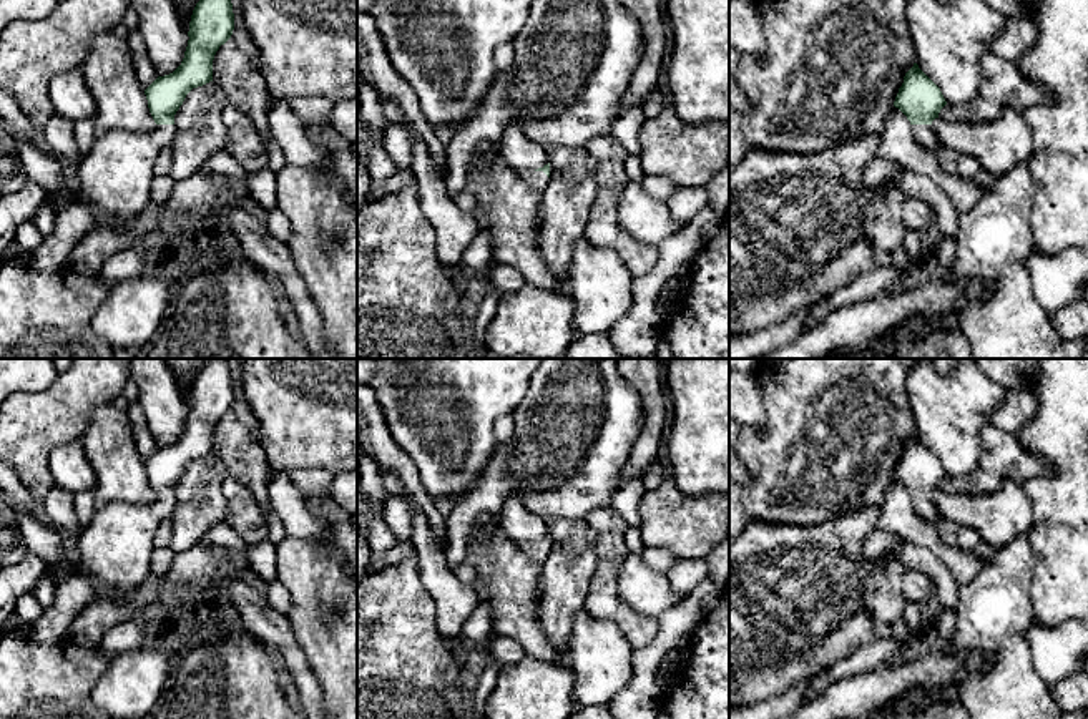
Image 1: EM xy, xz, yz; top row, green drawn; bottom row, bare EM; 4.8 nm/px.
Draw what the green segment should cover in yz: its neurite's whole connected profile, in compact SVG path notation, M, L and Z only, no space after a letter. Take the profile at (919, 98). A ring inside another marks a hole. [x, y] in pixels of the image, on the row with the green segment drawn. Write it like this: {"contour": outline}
{"contour": "M914 63L904 76L894 106L910 121L914 139L935 154L942 143L932 128L932 121L939 118L945 105L940 88Z"}

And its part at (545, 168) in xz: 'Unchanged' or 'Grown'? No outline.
Grown

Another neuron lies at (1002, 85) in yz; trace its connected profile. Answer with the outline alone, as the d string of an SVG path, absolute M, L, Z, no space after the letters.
M987 53L980 60L978 93L965 105L945 105L939 116L965 123L992 123L1003 110L1023 113L1027 108L1053 103L1051 91L1028 80L1018 63Z

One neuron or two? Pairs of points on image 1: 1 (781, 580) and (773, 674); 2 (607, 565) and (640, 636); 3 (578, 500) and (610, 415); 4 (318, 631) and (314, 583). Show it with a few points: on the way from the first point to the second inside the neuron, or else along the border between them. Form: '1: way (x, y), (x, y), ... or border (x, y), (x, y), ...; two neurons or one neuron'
1: way (781, 603), (773, 611), (773, 651); one neuron
2: way (607, 583), (607, 600), (625, 618); one neuron
3: way (578, 479), (600, 437); one neuron
4: way (318, 620), (318, 595); one neuron

